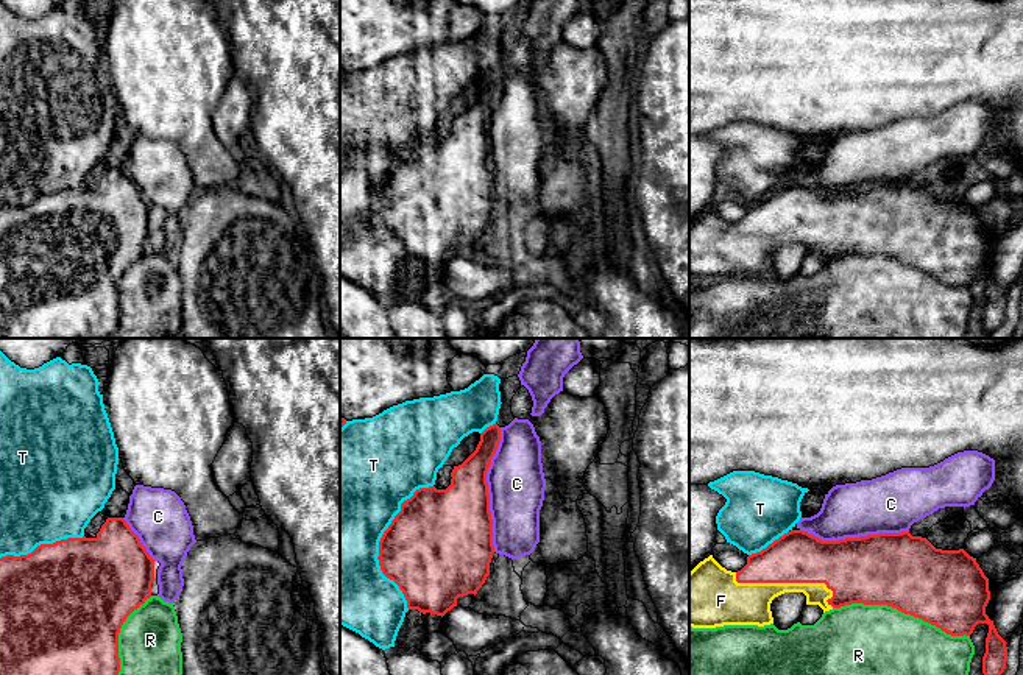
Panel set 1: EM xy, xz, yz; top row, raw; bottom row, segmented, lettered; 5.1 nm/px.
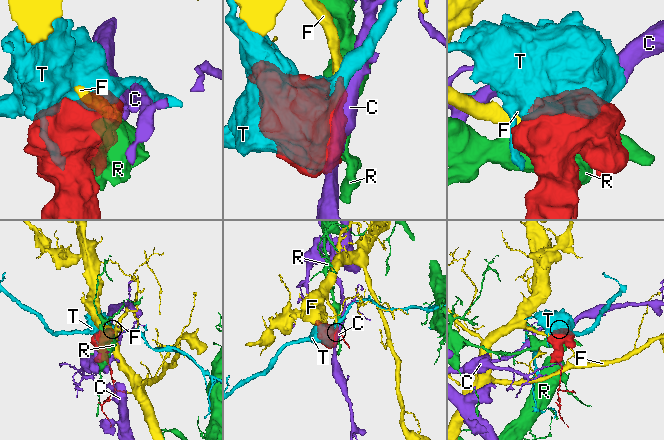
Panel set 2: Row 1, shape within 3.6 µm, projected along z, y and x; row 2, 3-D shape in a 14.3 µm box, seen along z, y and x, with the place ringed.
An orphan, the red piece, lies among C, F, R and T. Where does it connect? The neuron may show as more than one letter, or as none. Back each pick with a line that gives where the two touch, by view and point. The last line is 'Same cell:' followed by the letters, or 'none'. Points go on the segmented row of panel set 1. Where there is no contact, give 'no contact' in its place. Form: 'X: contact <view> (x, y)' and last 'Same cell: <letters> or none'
F: contact yz (788, 582)
Same cell: F

